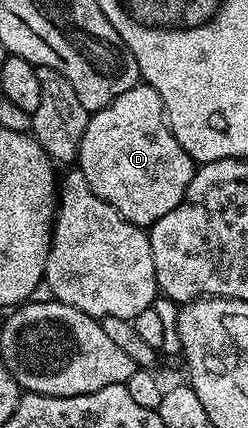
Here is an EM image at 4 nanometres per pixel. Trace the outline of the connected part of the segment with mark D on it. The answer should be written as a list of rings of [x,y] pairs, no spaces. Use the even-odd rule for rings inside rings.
[[[144,82],[90,115],[76,163],[96,196],[103,198],[124,220],[146,230],[183,202],[195,171],[194,160],[169,129],[159,94]]]

